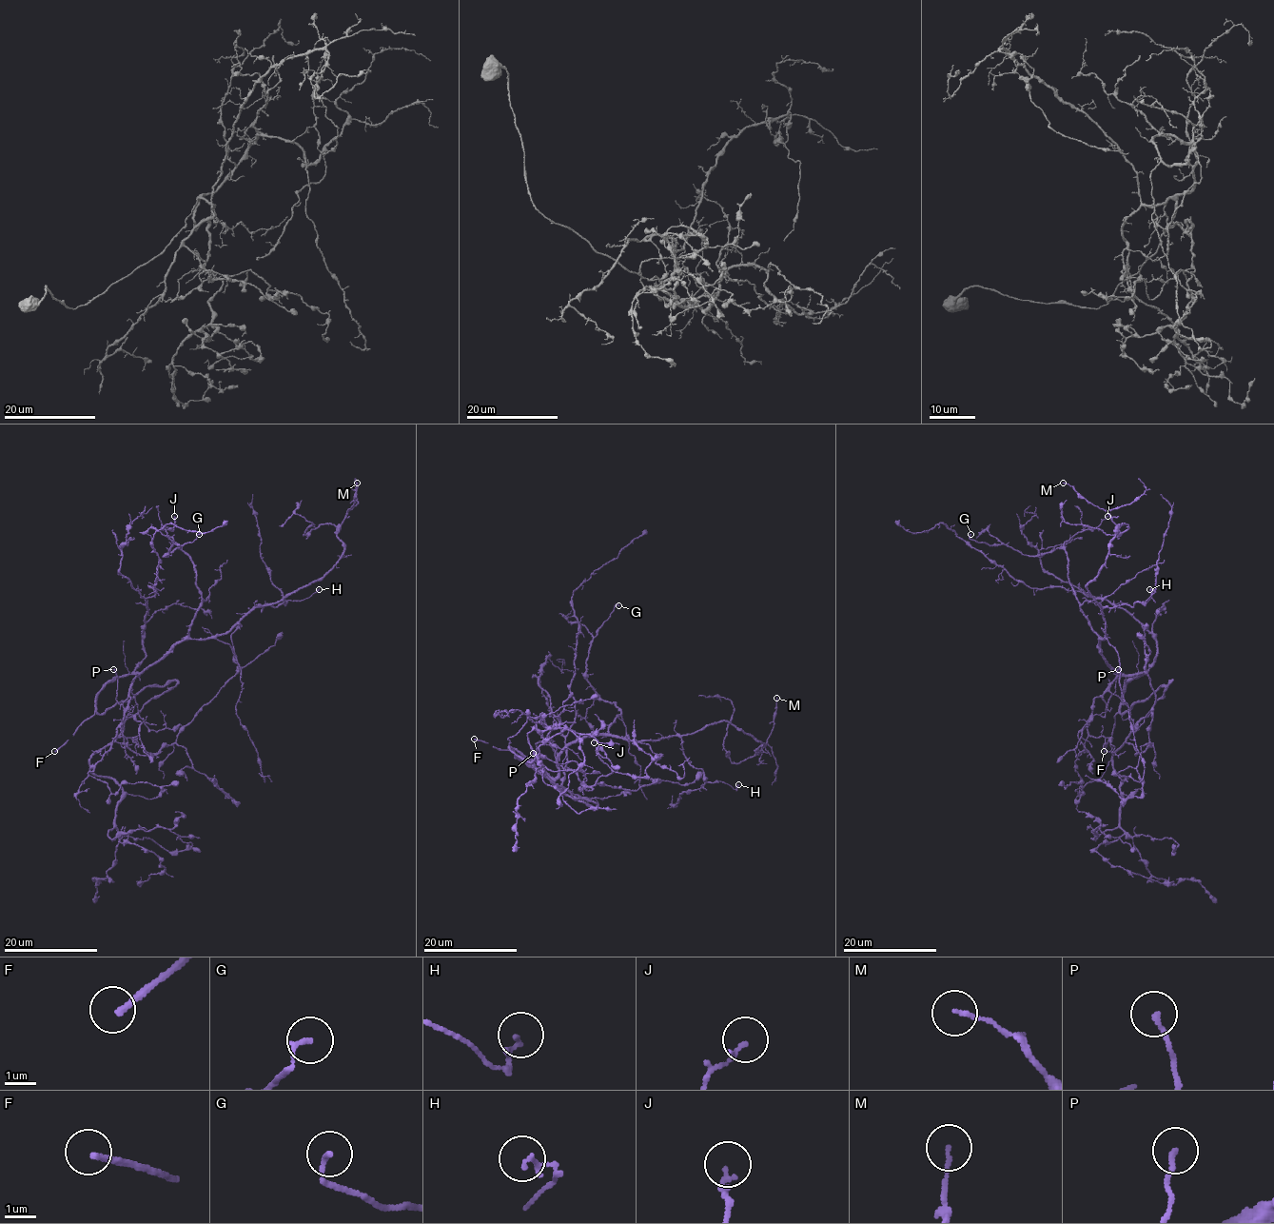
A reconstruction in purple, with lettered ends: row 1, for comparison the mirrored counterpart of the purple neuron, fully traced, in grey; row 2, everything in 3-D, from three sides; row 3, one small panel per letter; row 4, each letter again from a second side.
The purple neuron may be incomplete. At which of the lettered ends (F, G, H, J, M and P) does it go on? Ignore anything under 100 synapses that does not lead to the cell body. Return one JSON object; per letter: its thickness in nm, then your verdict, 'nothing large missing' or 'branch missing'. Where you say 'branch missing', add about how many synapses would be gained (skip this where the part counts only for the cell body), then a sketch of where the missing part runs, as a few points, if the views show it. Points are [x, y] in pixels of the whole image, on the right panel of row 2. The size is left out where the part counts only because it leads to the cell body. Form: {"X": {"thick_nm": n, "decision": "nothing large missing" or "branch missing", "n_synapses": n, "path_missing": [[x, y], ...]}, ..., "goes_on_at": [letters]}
{"F": {"thick_nm": 190, "decision": "branch missing", "path_missing": [[1104, 751], [1095, 768], [1099, 780], [1085, 793], [1007, 816], [988, 807], [973, 819], [932, 823]]}, "G": {"thick_nm": 160, "decision": "nothing large missing"}, "H": {"thick_nm": 170, "decision": "nothing large missing"}, "J": {"thick_nm": 150, "decision": "nothing large missing"}, "M": {"thick_nm": 120, "decision": "nothing large missing"}, "P": {"thick_nm": 170, "decision": "nothing large missing"}, "goes_on_at": ["F"]}

